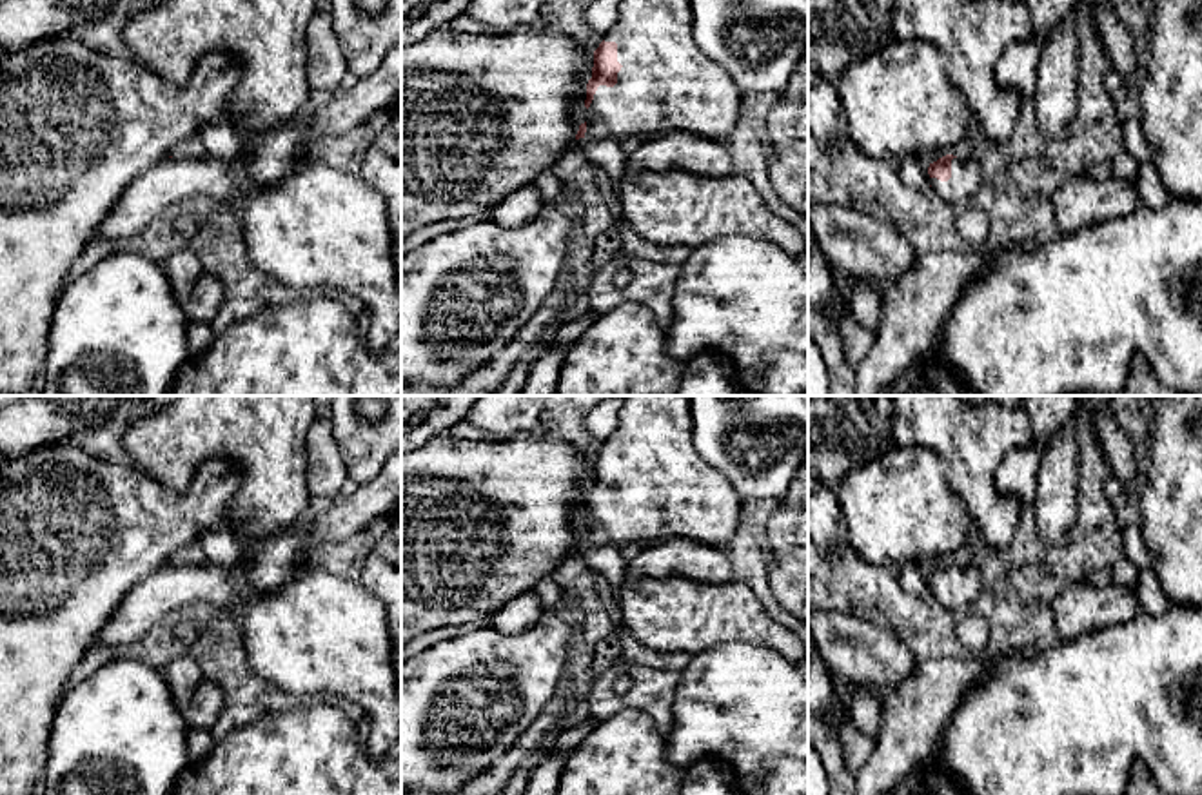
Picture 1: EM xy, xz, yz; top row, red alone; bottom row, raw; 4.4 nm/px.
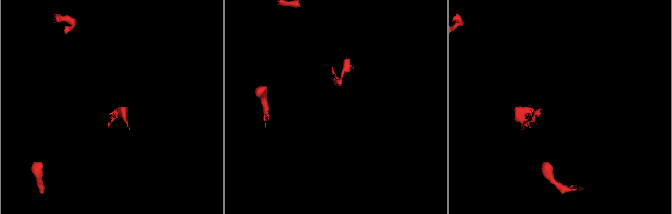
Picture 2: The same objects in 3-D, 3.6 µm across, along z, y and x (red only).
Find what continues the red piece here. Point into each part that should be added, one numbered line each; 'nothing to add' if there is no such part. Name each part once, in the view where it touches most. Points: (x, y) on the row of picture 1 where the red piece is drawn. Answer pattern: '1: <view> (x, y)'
1: xz (667, 82)

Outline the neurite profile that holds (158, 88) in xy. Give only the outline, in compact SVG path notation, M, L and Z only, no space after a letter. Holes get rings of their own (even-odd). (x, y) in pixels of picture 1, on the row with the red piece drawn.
M71 36L0 56L0 396L24 396L44 372L51 316L67 272L113 203L178 142L220 116L238 82L240 65L223 53L203 54L189 82L176 87L136 60L113 58Z

